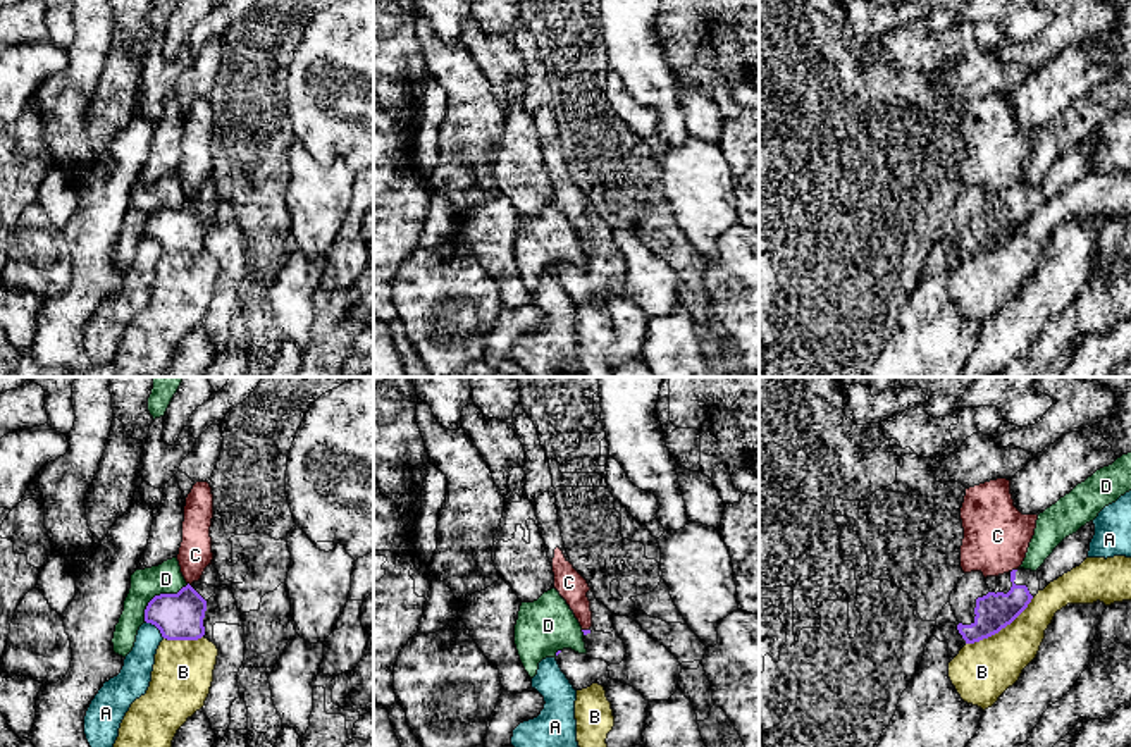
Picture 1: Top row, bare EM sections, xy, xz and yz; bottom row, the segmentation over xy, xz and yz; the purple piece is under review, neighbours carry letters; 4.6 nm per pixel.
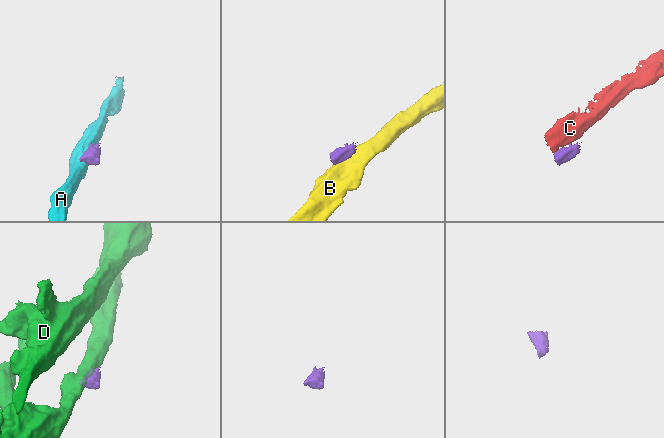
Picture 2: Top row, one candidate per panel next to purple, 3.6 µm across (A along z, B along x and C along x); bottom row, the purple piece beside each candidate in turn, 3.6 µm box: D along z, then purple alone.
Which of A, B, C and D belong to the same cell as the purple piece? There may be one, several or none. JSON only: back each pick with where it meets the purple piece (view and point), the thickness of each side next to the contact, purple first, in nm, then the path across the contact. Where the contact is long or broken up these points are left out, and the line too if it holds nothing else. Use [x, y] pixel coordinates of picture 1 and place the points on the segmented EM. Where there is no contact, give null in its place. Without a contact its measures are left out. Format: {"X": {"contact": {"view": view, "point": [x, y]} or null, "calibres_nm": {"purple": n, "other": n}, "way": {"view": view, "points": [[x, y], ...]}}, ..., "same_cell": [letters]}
{"same_cell": []}

